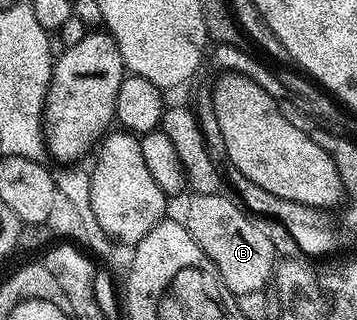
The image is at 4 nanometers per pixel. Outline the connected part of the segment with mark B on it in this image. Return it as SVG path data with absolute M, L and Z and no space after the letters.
M189 192L187 196L173 196L170 201L171 216L179 225L186 227L186 231L190 231L194 243L198 243L198 247L202 247L210 263L218 267L231 293L241 297L250 295L250 291L268 289L278 264L274 244L270 243L270 238L265 236L265 232L261 232L253 214L231 196L224 196L223 192Z

